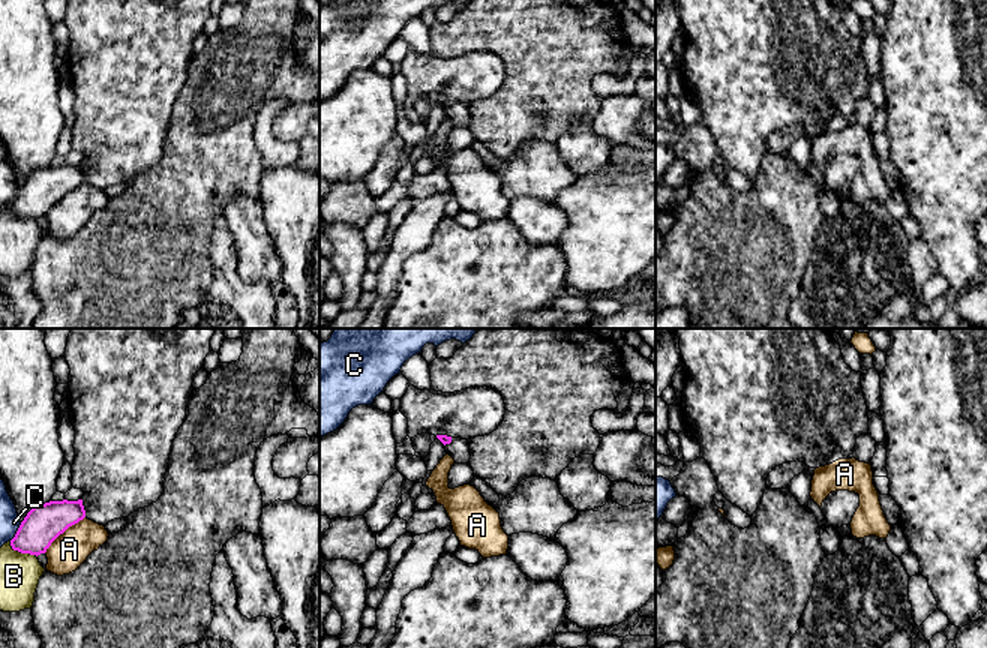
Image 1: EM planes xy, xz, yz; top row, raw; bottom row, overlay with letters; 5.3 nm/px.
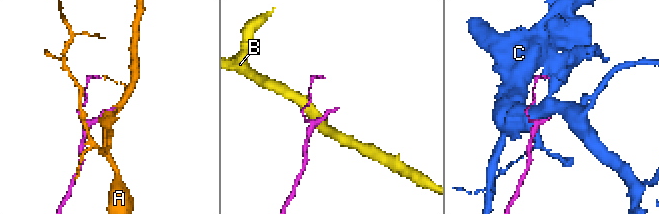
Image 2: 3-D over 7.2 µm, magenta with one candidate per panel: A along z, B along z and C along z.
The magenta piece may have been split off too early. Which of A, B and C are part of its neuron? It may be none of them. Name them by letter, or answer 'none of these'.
none of these

